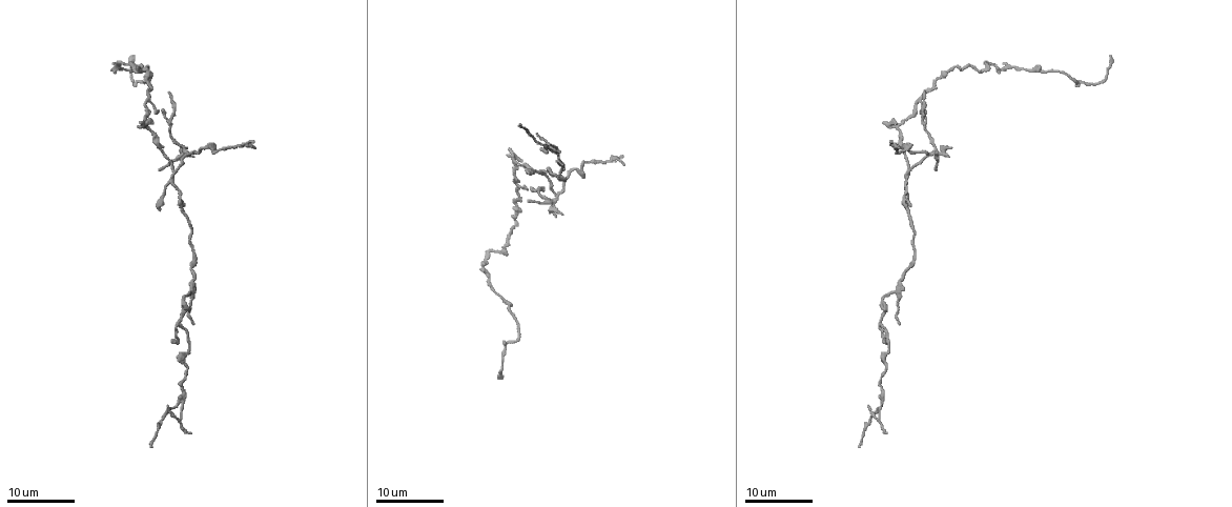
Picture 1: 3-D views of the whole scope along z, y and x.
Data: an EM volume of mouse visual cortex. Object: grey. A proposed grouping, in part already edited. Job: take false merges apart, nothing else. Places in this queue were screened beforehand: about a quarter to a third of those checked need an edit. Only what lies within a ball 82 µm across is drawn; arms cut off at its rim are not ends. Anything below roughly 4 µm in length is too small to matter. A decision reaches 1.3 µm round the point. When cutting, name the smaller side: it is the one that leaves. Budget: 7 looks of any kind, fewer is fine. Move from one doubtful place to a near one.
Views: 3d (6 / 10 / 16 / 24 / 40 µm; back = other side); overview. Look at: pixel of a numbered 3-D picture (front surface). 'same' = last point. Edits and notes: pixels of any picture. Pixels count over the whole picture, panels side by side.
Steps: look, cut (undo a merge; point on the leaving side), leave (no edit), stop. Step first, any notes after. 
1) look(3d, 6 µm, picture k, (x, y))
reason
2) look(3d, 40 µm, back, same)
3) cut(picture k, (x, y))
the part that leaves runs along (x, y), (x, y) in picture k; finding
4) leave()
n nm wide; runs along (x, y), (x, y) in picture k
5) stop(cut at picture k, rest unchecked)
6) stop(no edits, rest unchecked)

look(3d, 24 µm, picture 1, (145, 67))
sudden change in width

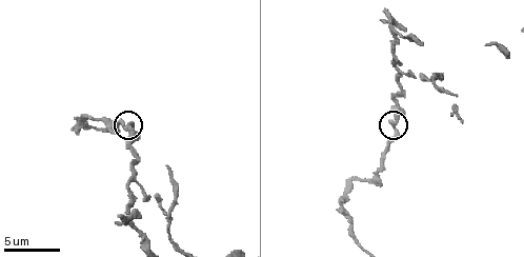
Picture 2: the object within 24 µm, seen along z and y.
look(3d, 6 µm, picture 2, (131, 130))

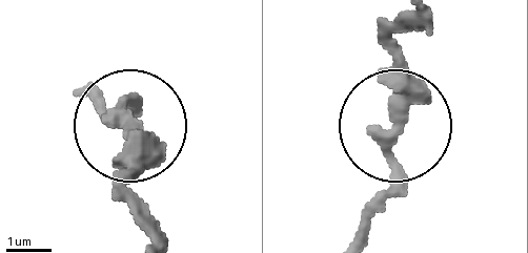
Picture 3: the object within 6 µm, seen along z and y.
leave()
runs along (414, 14), (392, 55), (392, 180), (369, 232) in picture 3; continuous, no second neuron

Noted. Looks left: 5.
look(3d, 16 µm, picture 2, (348, 187))
side arm on a straight run

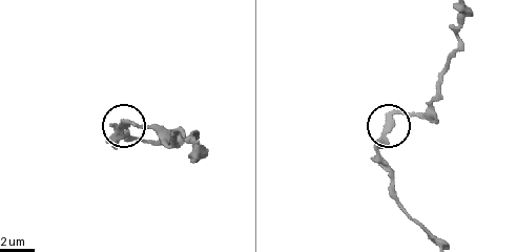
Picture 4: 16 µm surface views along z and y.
leave()
runs along (193, 161), (182, 132), (171, 144), (127, 122), (110, 142) in picture 4; all the same neuron

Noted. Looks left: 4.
look(3d, 24 µm, picture 1, (881, 403))
two arms at a narrow angle

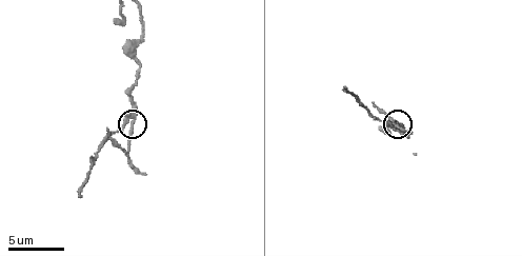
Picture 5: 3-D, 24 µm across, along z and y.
look(3d, 6 µm, picture 5, (393, 125))

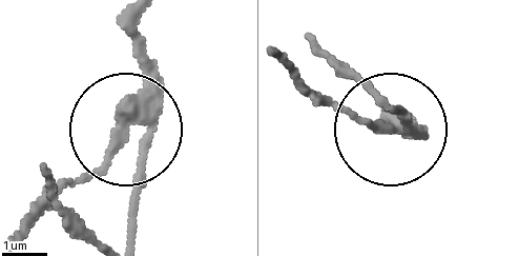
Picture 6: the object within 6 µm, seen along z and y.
cut(picture 6, (139, 163))
4 arms; the part that leaves runs along (153, 102), (130, 234) in picture 6; two neurons meet here

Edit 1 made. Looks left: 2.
stop(cut at picture 6, rest unchecked)

